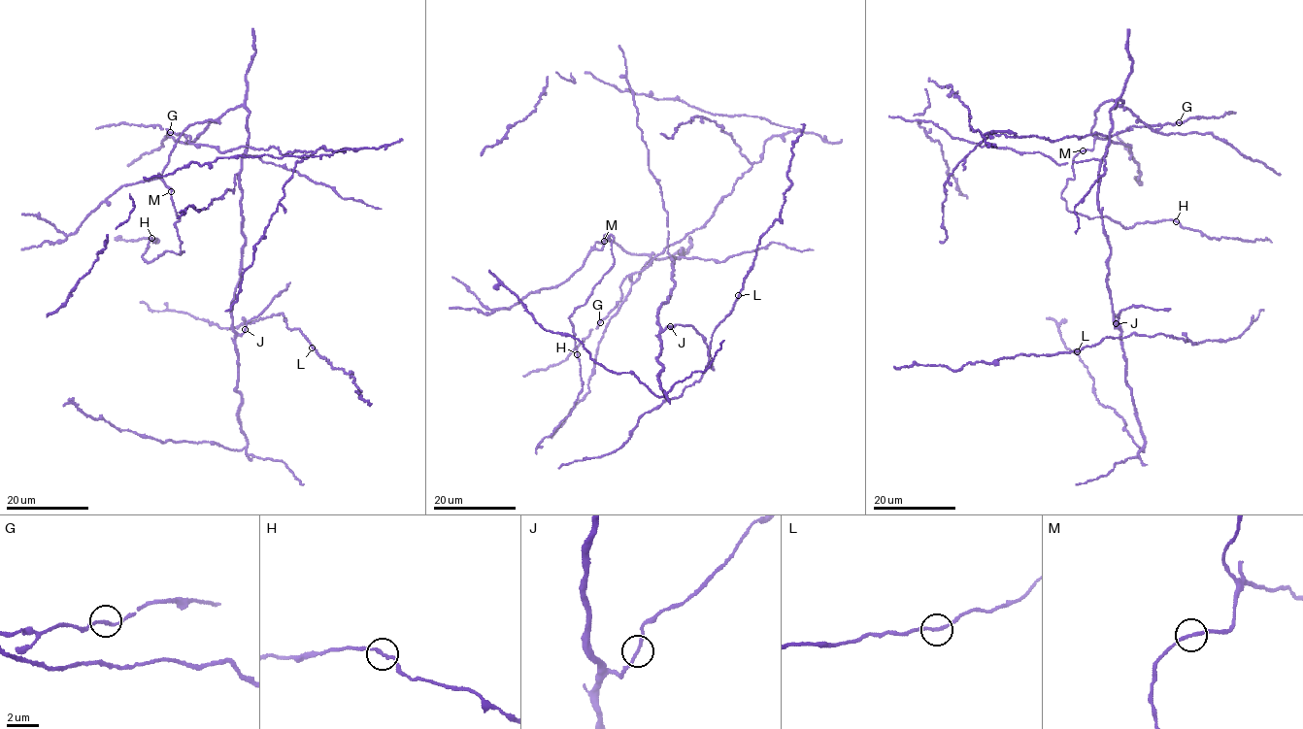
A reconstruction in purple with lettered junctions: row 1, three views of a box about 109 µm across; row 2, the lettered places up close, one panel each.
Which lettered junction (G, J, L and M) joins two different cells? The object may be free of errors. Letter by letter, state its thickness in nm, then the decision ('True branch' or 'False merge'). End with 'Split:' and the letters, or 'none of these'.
G: Thickness 190 nm. True branch
J: Thickness 170 nm. True branch
L: Thickness 200 nm. True branch
M: Thickness 190 nm. True branch
Split: none of these

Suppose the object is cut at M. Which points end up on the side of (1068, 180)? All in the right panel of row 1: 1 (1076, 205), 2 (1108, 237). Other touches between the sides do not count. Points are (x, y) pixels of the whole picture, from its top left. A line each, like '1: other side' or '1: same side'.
1: other side
2: other side

